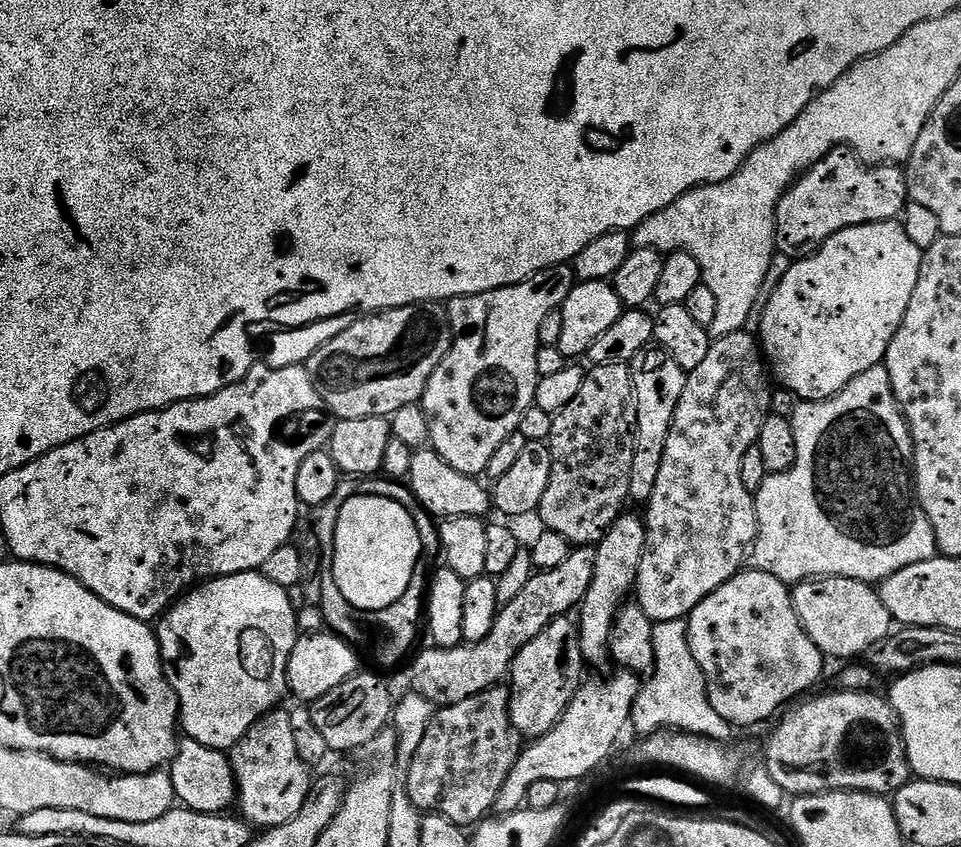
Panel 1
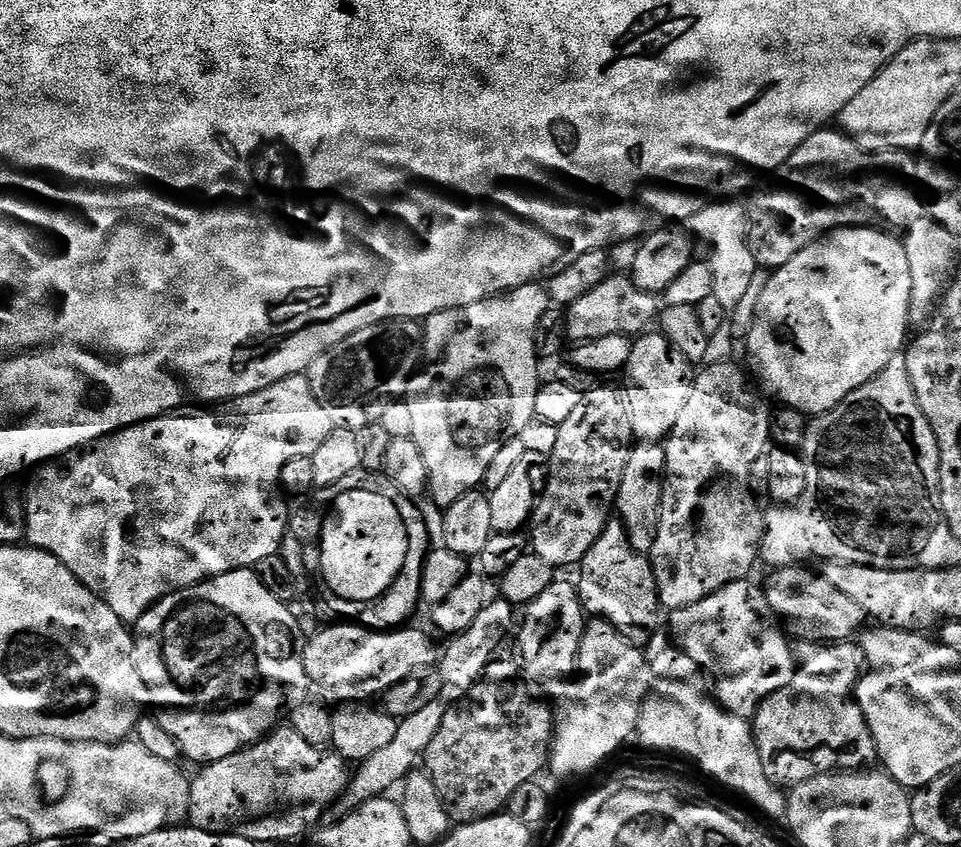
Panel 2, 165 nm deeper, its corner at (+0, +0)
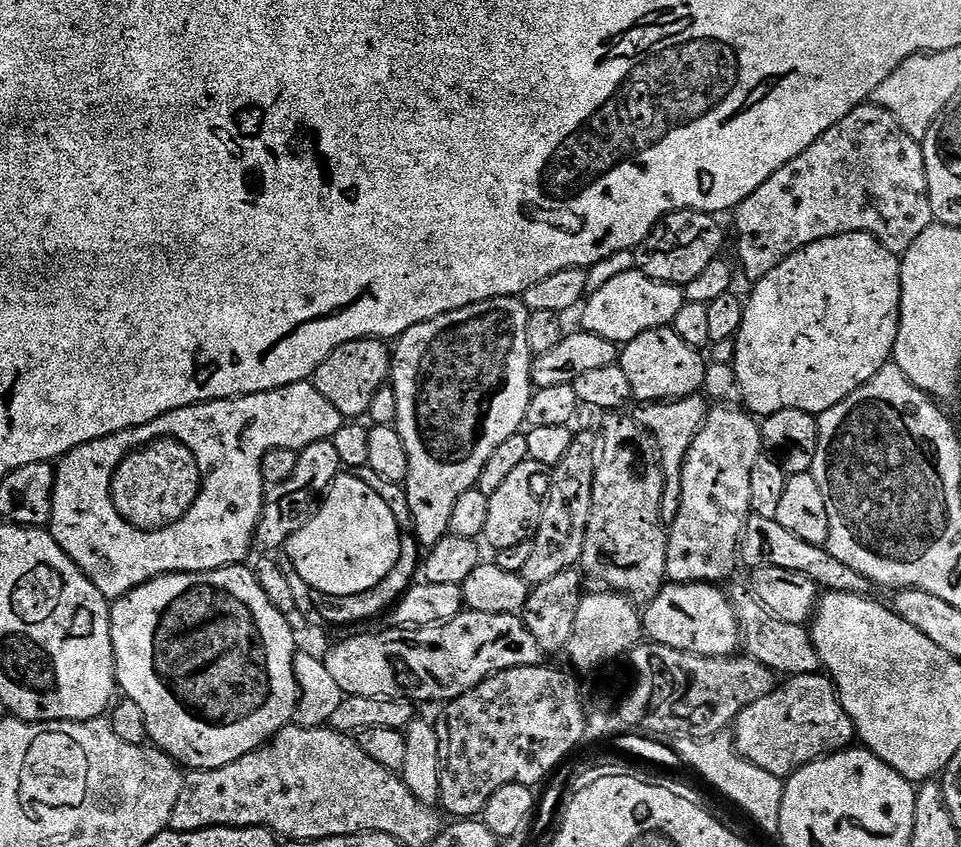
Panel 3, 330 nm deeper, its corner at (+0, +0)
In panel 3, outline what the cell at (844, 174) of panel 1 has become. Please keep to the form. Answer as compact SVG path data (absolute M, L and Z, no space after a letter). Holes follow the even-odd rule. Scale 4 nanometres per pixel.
M875 102L862 103L853 112L846 114L846 118L842 118L842 122L830 126L830 130L826 130L826 134L822 134L822 138L818 138L818 142L814 142L806 150L802 150L802 154L798 154L798 158L786 162L786 166L782 166L770 179L762 182L762 186L758 186L758 190L754 190L754 194L750 194L750 198L746 198L736 207L735 216L736 252L740 255L740 268L752 282L766 278L766 274L770 274L770 270L774 270L774 266L782 266L782 262L786 262L786 258L790 258L790 254L794 254L822 238L834 238L838 234L865 232L875 238L886 250L890 250L894 254L906 253L910 250L910 246L914 246L914 242L918 242L920 235L934 223L921 141L910 138L910 134L906 134L906 130L902 130L902 126L898 126L898 118L894 118L894 114L882 110Z

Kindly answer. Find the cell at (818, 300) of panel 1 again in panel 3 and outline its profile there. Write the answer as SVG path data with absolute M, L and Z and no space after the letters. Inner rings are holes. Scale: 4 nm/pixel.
M851 232L838 234L834 238L822 238L790 254L790 258L782 262L782 266L774 266L774 270L770 270L766 278L755 281L753 288L756 289L746 296L742 326L734 341L734 347L736 347L734 367L743 407L756 418L769 416L778 410L806 410L819 414L838 406L838 402L842 402L847 396L854 394L854 390L870 382L870 378L874 378L874 374L878 374L878 370L882 370L882 366L892 360L894 342L900 325L900 261L899 255L886 250L870 234Z

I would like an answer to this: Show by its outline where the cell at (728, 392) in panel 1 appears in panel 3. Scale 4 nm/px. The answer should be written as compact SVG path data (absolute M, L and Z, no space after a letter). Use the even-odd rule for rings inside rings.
M716 406L709 411L703 428L686 454L682 468L682 506L668 528L666 577L671 583L719 585L720 580L728 580L735 574L740 540L744 537L748 517L753 515L750 506L750 473L761 454L760 426L747 411L736 406Z

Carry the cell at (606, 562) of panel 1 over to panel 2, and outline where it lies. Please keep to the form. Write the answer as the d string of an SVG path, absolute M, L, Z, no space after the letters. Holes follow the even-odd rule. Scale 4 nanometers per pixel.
M637 443L630 454L630 462L626 462L626 470L622 470L622 482L618 486L615 506L618 519L624 523L624 528L628 531L630 546L645 554L651 553L654 538L658 538L658 518L662 510L665 470L666 454L663 443Z

